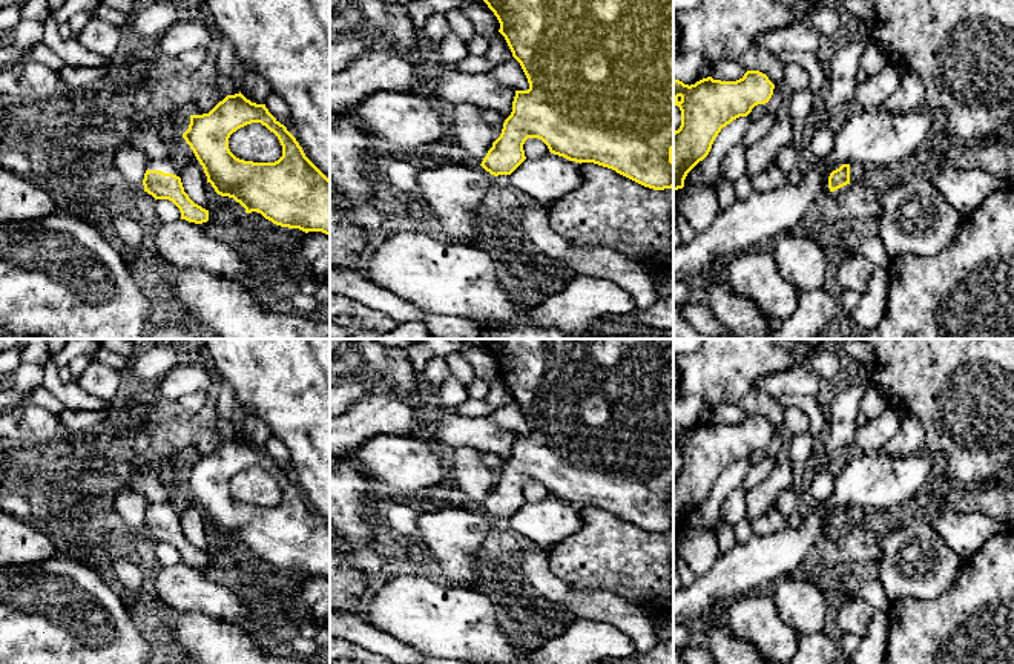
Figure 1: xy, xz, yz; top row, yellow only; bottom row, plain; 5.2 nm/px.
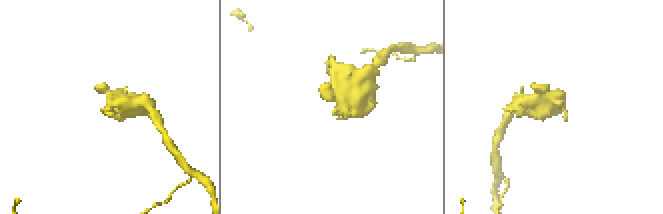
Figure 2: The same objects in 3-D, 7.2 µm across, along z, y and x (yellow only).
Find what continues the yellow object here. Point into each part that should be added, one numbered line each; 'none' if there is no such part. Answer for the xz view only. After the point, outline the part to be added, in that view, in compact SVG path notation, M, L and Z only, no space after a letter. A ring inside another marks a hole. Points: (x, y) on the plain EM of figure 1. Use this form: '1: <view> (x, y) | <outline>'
1: xz (454, 535) | M445 508L417 515L417 528L428 554L443 569L456 587L476 589L499 597L502 609L517 627L535 627L545 618L534 612L537 595L515 574L479 563L485 538L495 520L479 508Z

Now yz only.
1: yz (856, 516) | M851 508L850 509L850 526L867 528L865 511L859 508Z

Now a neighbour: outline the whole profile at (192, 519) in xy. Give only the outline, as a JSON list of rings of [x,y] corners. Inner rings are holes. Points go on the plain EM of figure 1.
[[[189,501],[178,514],[184,535],[195,547],[210,557],[216,551],[218,541],[210,537],[207,520],[199,505],[196,501]]]

